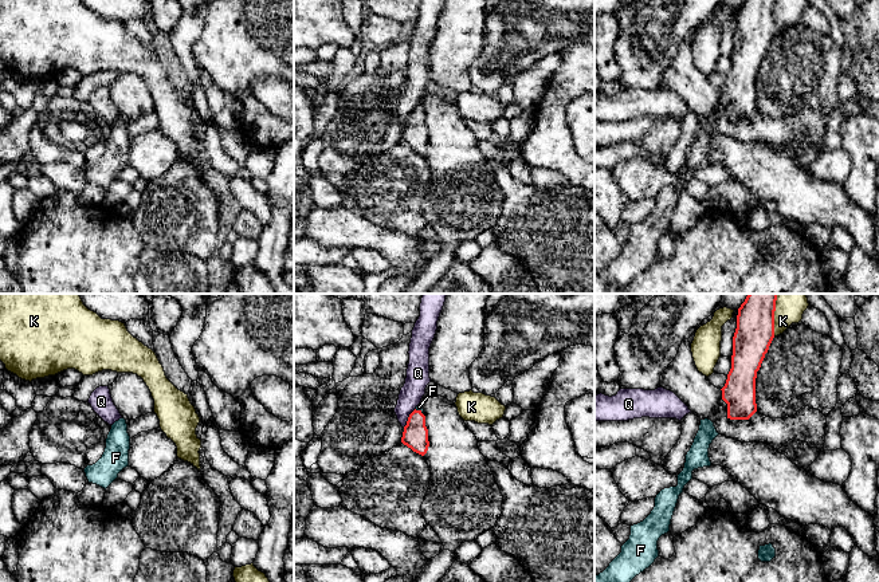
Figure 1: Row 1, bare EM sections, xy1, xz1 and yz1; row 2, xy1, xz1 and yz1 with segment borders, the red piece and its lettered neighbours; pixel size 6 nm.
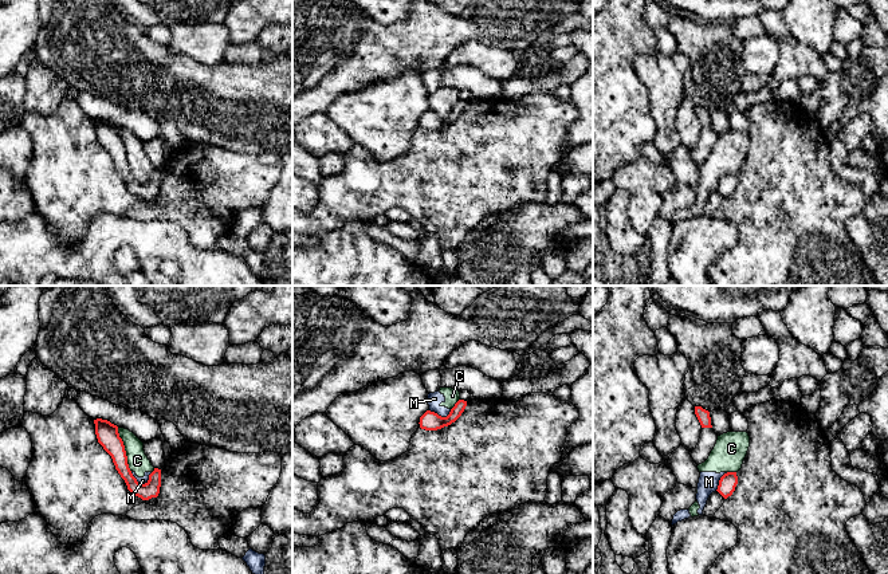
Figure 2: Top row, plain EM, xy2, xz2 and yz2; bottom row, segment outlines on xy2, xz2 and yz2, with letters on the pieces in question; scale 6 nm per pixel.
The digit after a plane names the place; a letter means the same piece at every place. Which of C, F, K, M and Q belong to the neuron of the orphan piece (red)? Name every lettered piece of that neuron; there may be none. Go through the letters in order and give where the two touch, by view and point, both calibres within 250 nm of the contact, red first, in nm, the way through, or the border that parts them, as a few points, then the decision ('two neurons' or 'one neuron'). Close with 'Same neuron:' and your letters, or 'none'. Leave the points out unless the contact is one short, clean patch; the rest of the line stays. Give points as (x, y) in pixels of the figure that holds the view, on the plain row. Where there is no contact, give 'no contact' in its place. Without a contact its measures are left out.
C: contact xy2 (124, 149); calibres 130 and 120 nm; two neurons
F: contact xz1 (419, 110); calibres 160 and 30 nm; way xz1 (415, 136), (419, 110), (419, 106); one neuron
K: contact yz1 (773, 18); calibres 220 and 140 nm; two neurons
M: contact xy2 (140, 183); calibres 100 and 50 nm; border xy2 (130, 170), (141, 183), (152, 172); two neurons
Q: contact xz1 (408, 117); calibres 160 and 140 nm; two neurons
Same neuron: F

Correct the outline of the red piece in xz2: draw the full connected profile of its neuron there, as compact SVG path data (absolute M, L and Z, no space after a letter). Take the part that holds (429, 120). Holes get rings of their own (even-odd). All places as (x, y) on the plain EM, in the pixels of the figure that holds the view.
M459 99L455 106L451 109L449 114L447 117L441 117L435 111L427 110L421 117L420 117L420 127L425 130L437 130L444 126L451 125L455 122L461 113L464 111L467 106L467 101Z

